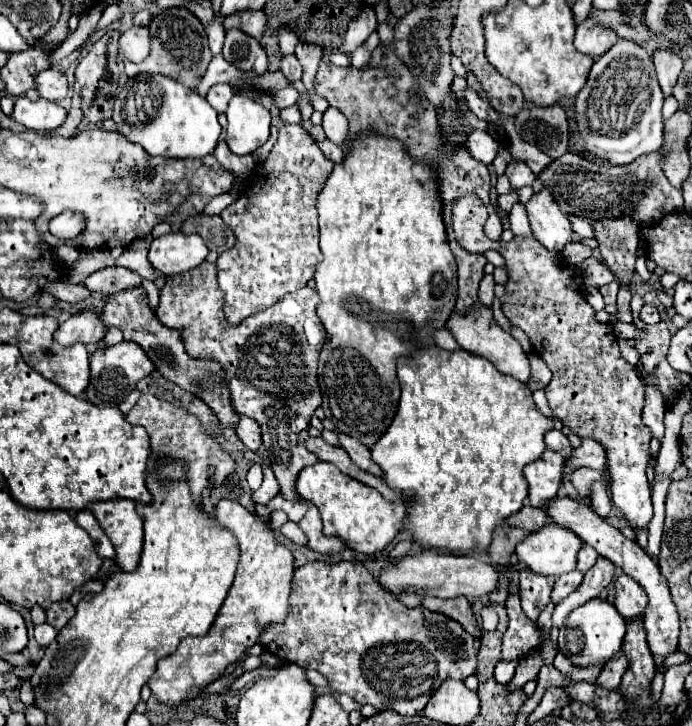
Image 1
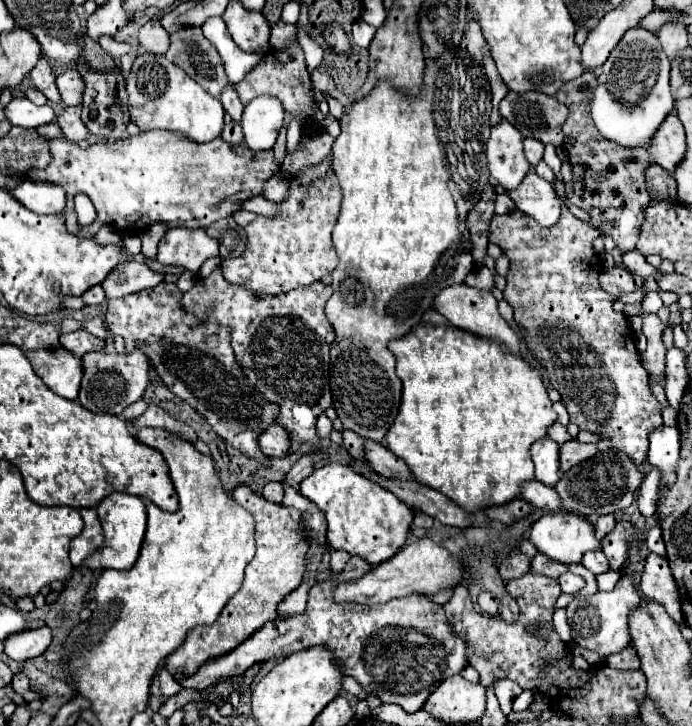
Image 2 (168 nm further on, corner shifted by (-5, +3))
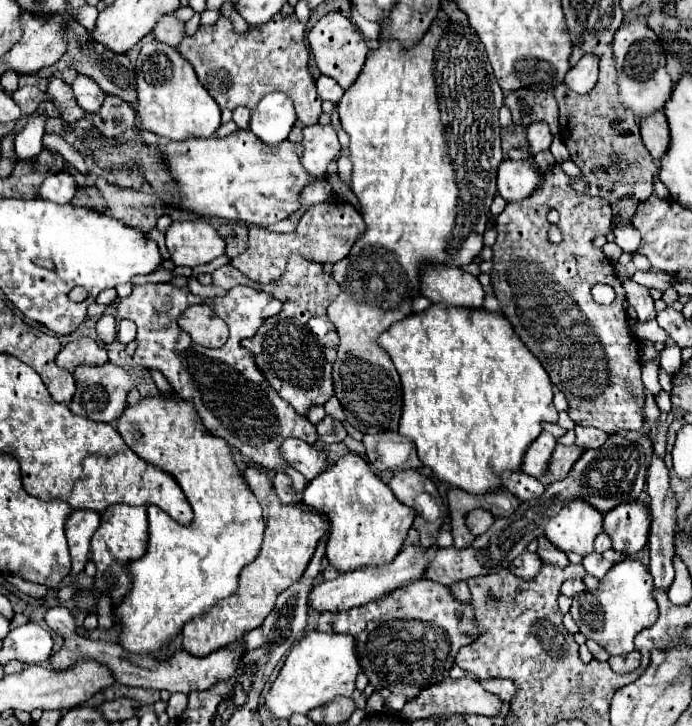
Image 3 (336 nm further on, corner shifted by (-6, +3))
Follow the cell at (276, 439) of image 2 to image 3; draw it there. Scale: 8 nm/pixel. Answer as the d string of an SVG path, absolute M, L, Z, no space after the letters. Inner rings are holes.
M287 439L281 445L281 453L283 457L289 461L289 465L297 471L301 471L307 481L315 479L319 473L323 473L329 465L329 457L327 451L323 451L321 447L313 447L301 439Z

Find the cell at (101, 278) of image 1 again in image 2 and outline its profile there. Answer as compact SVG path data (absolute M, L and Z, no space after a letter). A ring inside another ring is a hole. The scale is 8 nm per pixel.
M130 261L130 263L126 263L126 265L122 263L114 271L110 271L110 275L102 283L102 289L104 289L108 299L126 297L126 295L130 295L134 291L146 289L146 287L154 287L162 279L164 277L160 273L150 271L144 263Z

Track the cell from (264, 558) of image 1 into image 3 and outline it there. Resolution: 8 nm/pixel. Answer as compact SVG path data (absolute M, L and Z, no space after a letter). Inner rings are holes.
M249 467L245 471L245 481L249 483L251 491L259 499L265 521L267 521L263 547L261 547L261 553L257 555L257 559L253 563L249 563L247 567L243 567L243 571L239 573L239 587L231 597L221 599L211 611L207 611L183 625L183 647L185 647L185 651L189 651L191 655L197 655L197 657L205 657L215 649L227 647L227 645L235 643L245 631L259 627L263 623L263 619L271 613L271 609L275 607L277 595L281 591L285 591L289 585L293 585L303 575L305 567L309 565L309 561L317 549L317 543L329 531L329 521L325 517L321 517L319 513L283 505L273 489L273 481L263 471Z

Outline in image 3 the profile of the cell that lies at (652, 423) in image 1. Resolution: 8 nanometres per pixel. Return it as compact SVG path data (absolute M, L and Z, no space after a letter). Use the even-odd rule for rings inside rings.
M625 279L625 281L623 281L623 289L625 289L625 293L627 293L629 305L637 309L639 321L651 321L651 319L655 319L657 311L655 311L655 307L653 307L653 297L651 297L651 293L649 293L647 287L637 285L637 283L633 283L631 279Z

